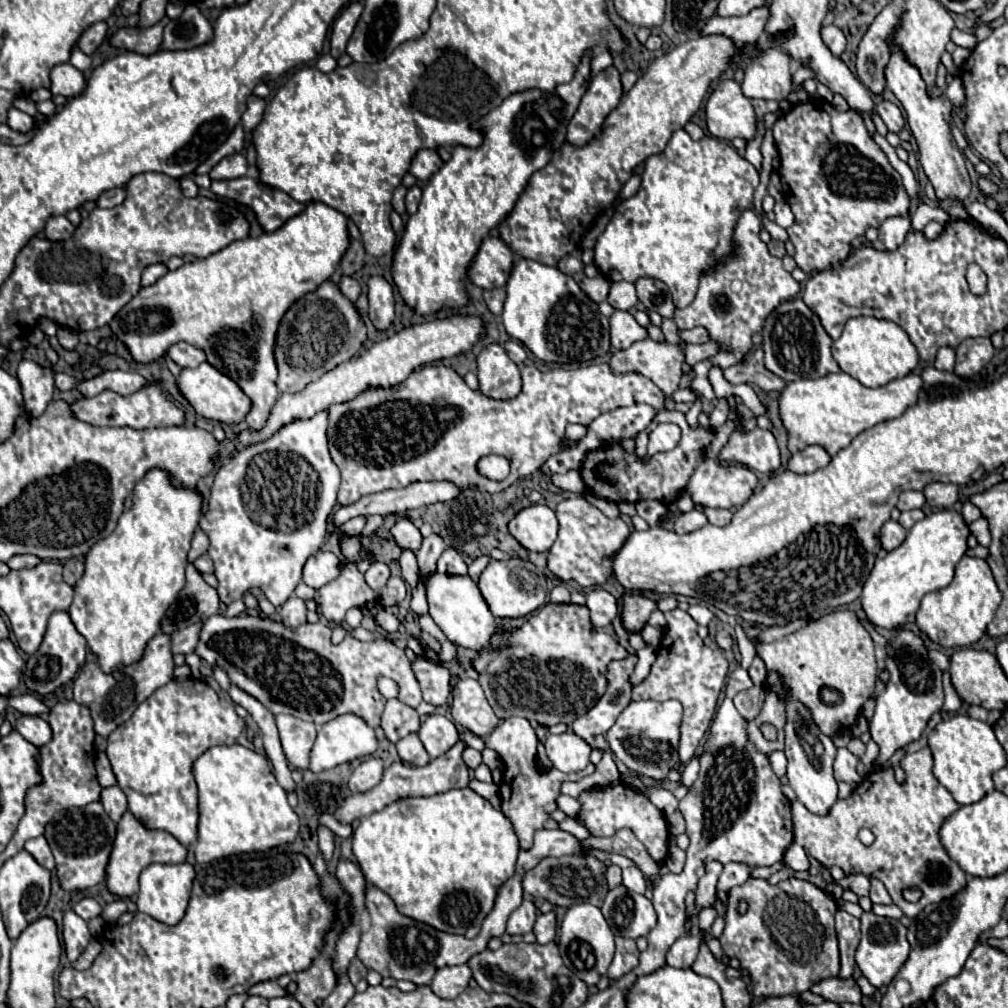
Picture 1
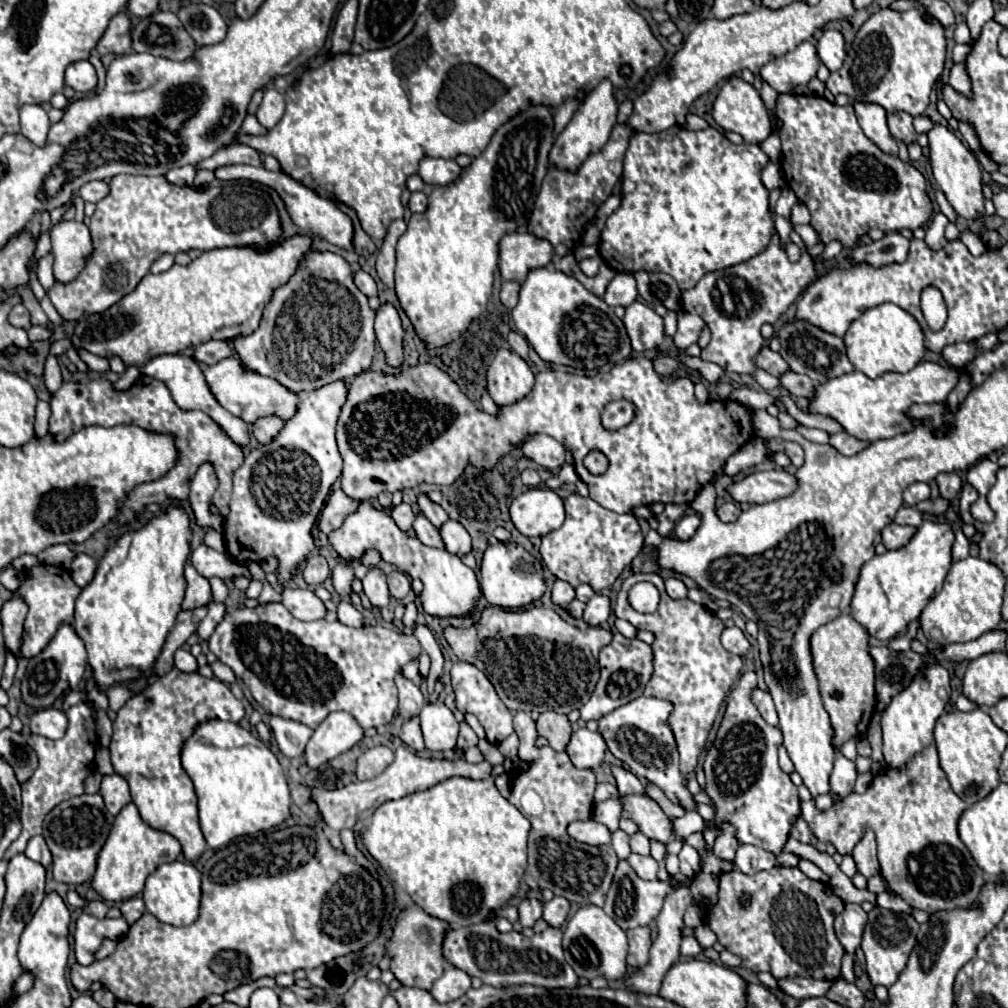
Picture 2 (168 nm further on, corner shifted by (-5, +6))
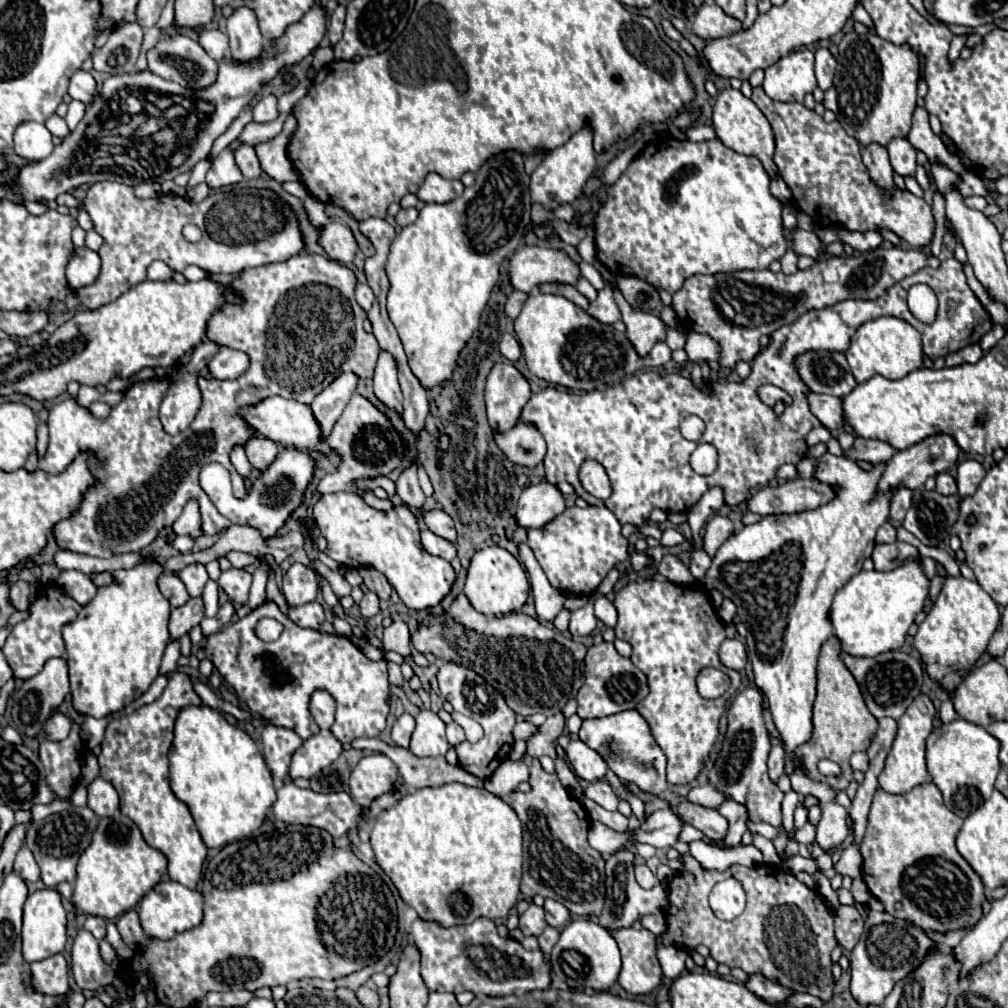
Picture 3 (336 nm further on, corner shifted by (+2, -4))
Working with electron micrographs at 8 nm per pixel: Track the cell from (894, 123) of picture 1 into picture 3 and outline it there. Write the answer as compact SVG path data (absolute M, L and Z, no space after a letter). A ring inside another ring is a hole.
M895 138L895 140L891 140L889 146L887 146L887 152L889 152L891 166L893 166L895 174L899 174L903 178L915 176L915 168L917 168L915 154L917 154L917 150L909 144L907 138Z

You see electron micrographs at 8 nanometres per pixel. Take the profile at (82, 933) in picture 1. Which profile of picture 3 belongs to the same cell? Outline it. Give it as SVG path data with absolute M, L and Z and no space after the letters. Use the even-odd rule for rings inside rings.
M79 930L71 950L71 970L81 990L99 990L115 978L115 970L101 958L99 942L87 930Z

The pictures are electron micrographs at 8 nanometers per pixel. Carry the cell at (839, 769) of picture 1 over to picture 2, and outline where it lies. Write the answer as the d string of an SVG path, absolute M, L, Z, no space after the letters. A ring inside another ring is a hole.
M838 754L836 762L834 762L834 770L830 776L830 786L832 792L838 794L838 798L844 798L846 794L850 794L854 790L854 782L858 778L858 770L856 770L856 762L848 760L846 756Z

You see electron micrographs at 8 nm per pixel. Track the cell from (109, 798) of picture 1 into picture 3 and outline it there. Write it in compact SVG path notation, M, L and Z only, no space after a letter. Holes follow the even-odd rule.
M95 778L89 788L87 788L87 796L89 796L89 808L97 814L97 816L113 816L119 810L119 796L117 790L113 788L111 782L105 782L103 778Z

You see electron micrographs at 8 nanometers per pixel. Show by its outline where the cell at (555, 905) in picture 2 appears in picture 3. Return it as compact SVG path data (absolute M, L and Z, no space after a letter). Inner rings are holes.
M551 898L545 900L545 906L543 908L545 908L545 920L547 920L547 924L549 926L555 926L555 928L565 926L567 920L569 920L569 916L571 916L571 912L561 902L551 900Z

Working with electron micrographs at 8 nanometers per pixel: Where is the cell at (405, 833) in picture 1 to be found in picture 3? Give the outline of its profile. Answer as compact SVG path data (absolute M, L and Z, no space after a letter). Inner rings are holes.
M451 782L405 794L397 806L391 806L377 818L371 830L371 846L377 856L377 864L393 880L401 898L415 908L423 920L457 926L469 924L477 918L507 918L509 910L517 904L523 862L521 832L521 822L509 800L489 794L485 788Z

